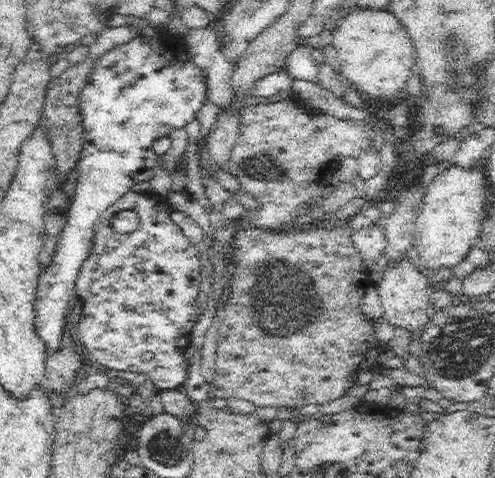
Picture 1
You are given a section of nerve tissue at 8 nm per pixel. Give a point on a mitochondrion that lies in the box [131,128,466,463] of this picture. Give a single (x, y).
(279, 295)

